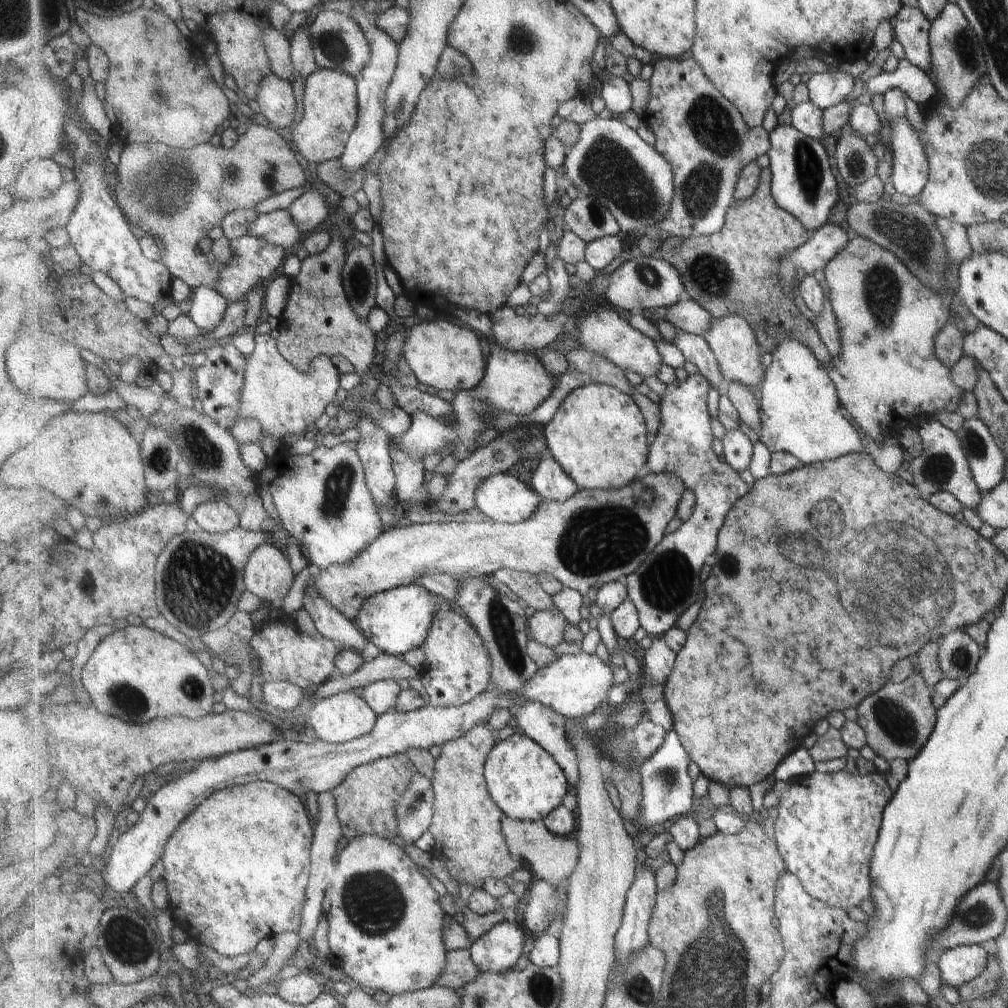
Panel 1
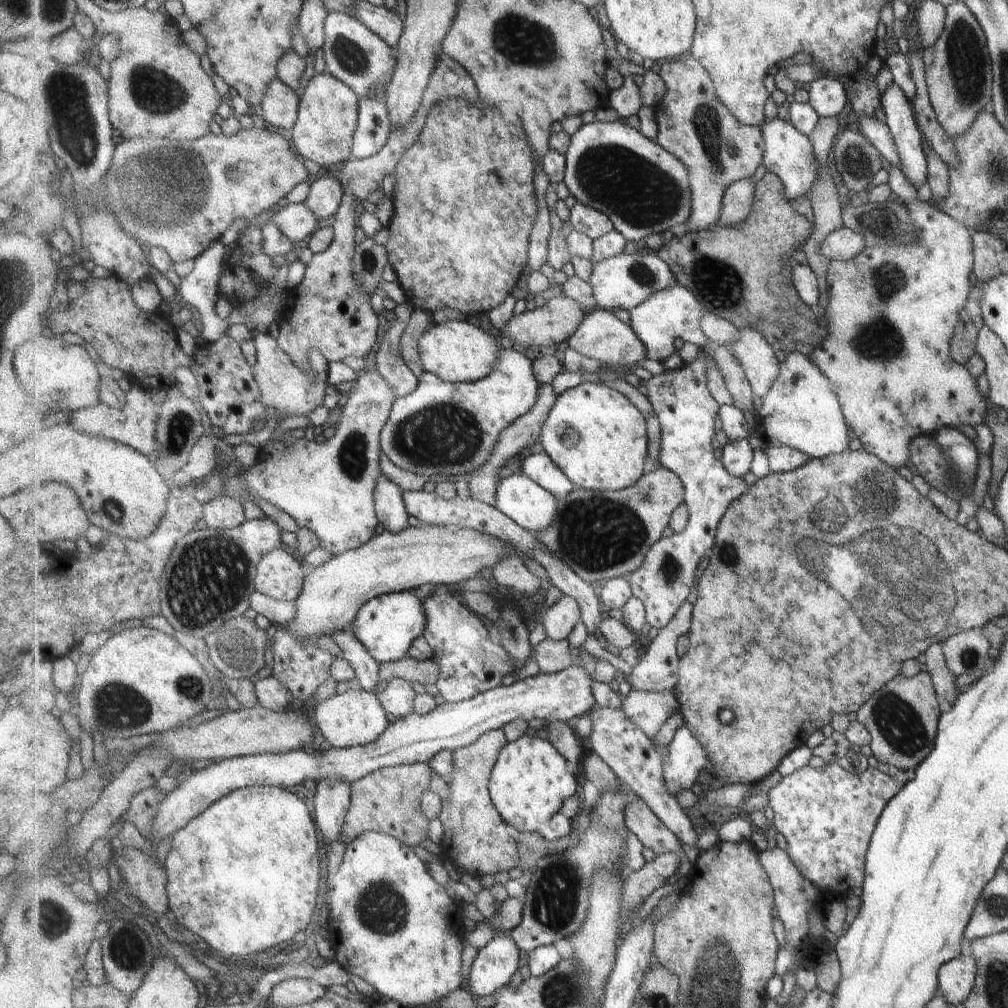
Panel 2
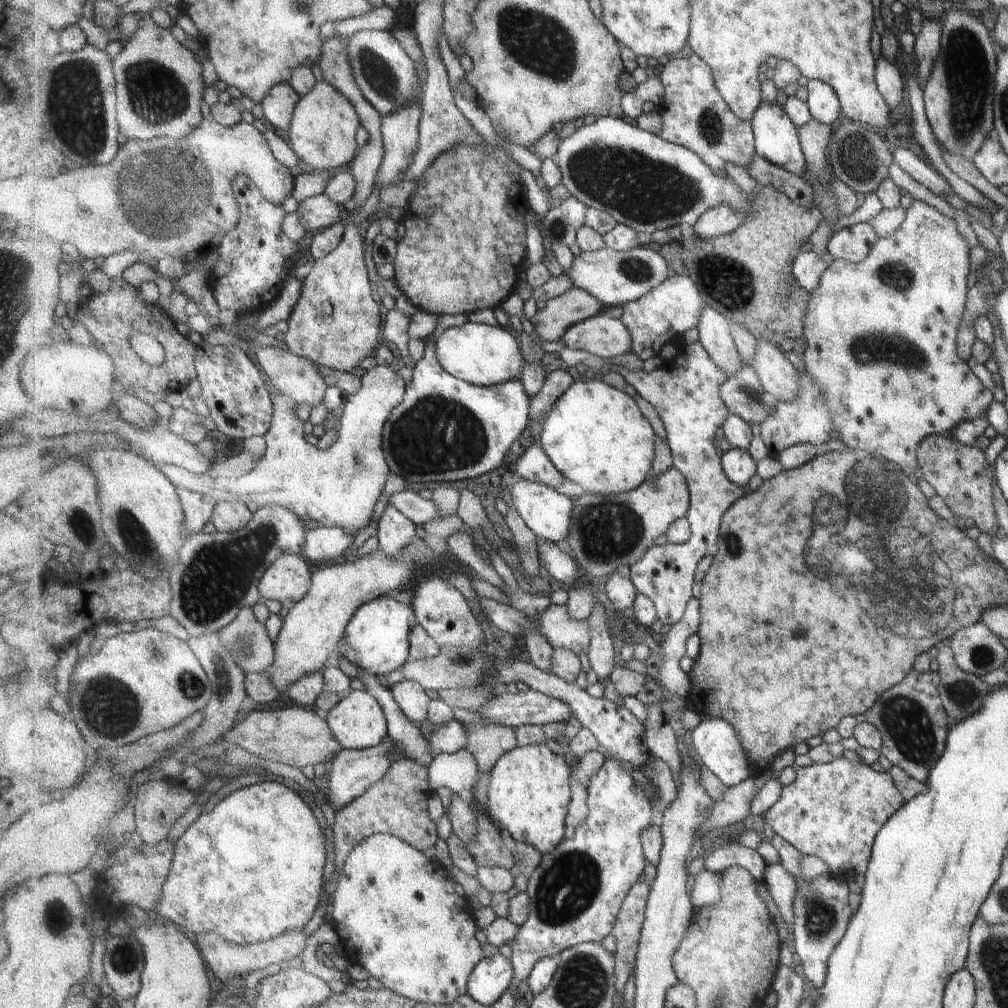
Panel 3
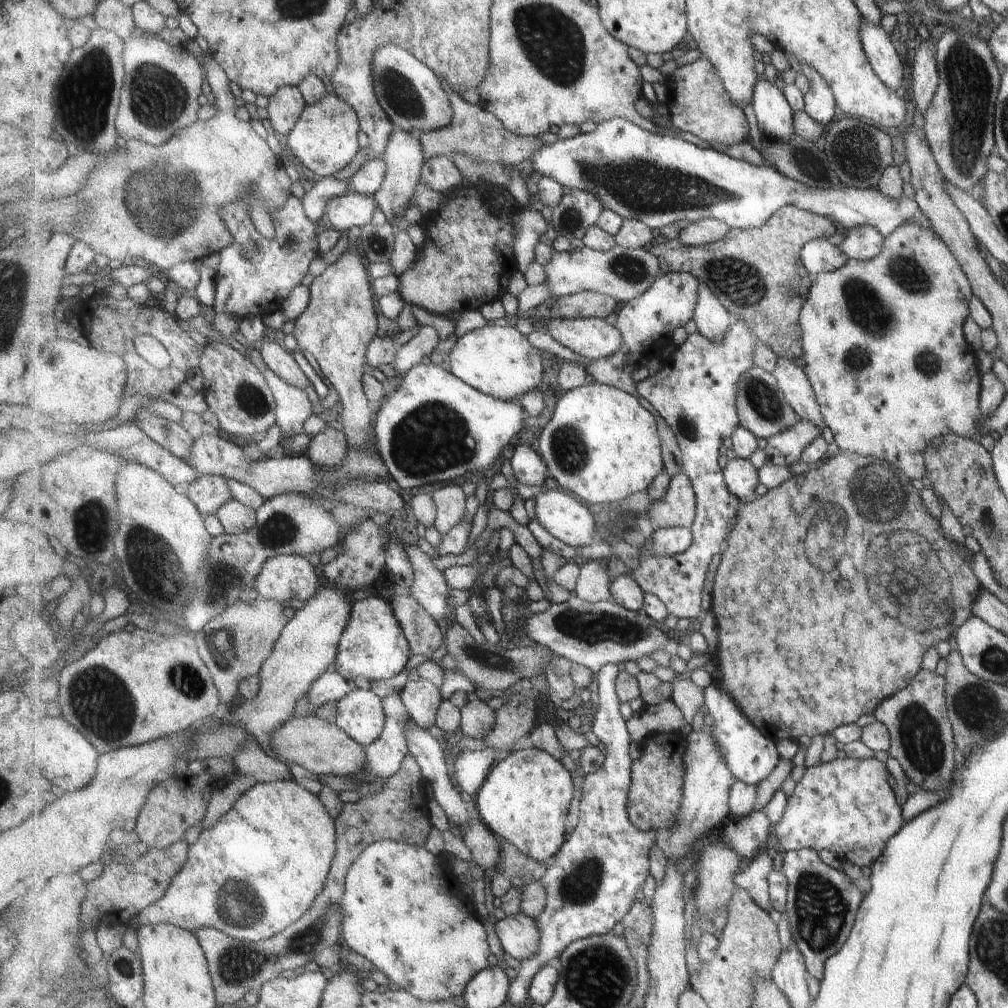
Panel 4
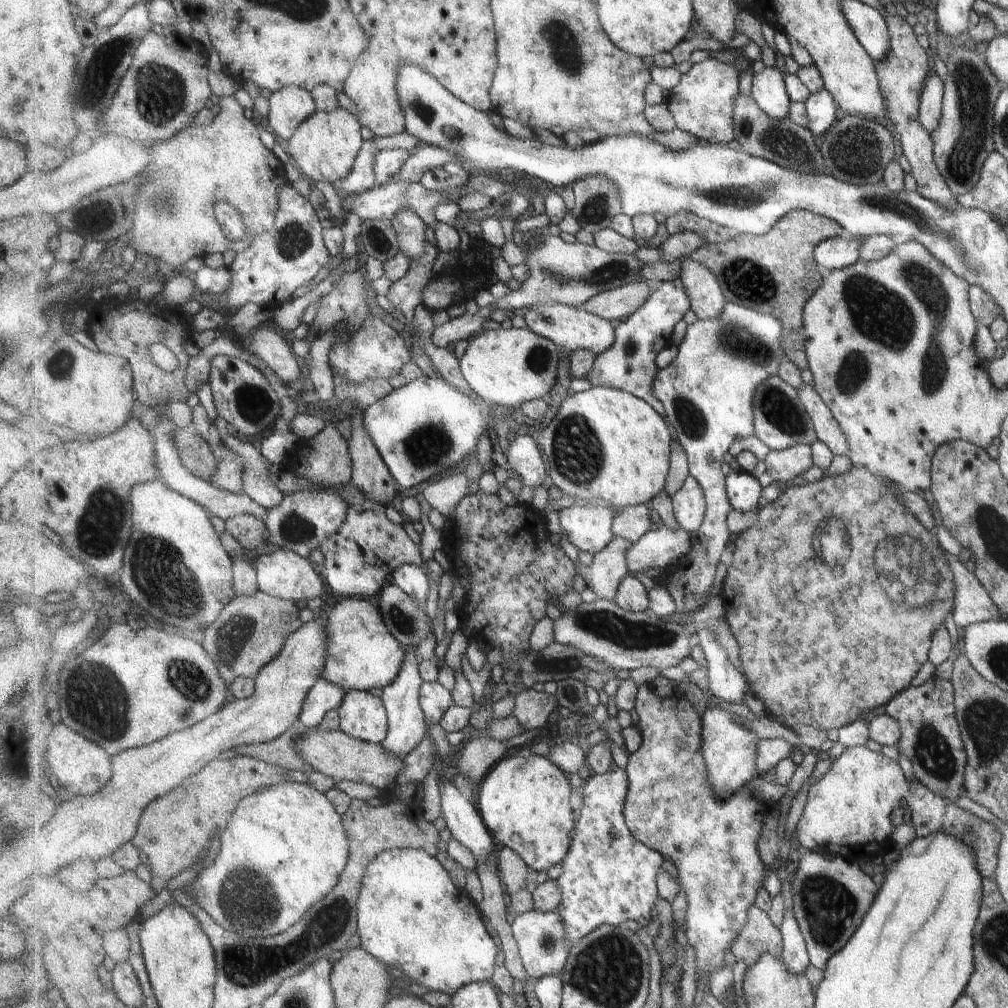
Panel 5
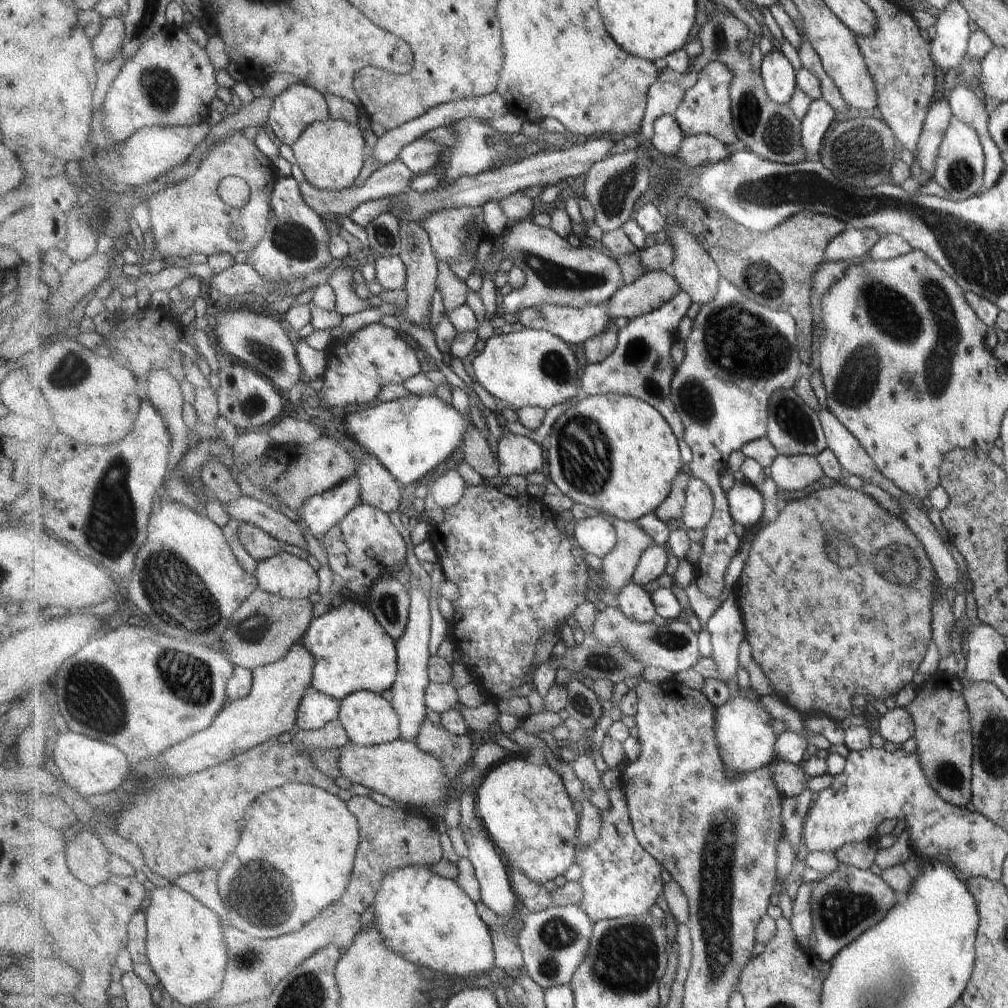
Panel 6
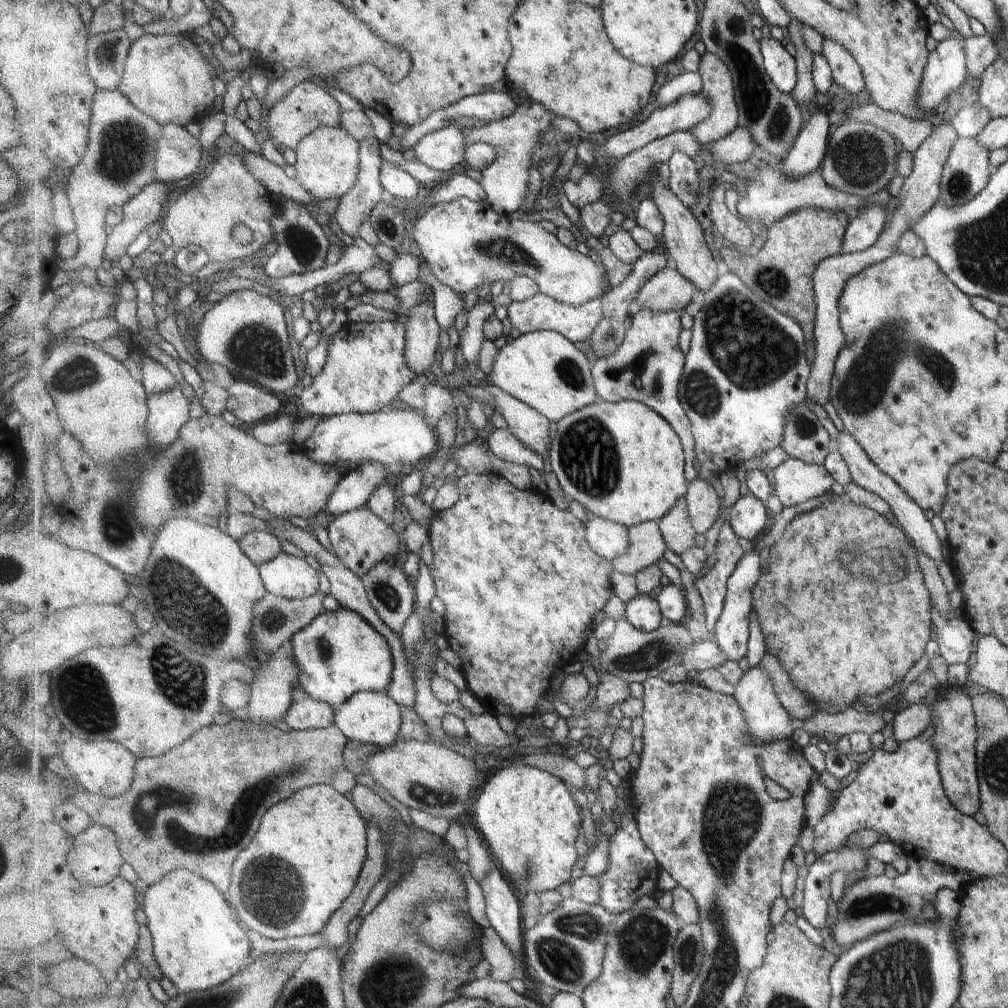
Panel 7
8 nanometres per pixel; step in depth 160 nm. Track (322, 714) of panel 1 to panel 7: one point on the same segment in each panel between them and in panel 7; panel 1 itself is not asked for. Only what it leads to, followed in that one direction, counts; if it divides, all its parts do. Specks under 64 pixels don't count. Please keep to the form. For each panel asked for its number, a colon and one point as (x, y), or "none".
2: (356, 717)
3: (358, 720)
4: (361, 714)
5: (362, 715)
6: (369, 719)
7: (372, 717)

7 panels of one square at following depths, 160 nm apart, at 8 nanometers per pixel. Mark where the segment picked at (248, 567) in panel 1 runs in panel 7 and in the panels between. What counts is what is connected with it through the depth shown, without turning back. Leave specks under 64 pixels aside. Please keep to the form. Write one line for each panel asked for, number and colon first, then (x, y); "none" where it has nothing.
2: (279, 576)
3: (289, 578)
4: (288, 577)
5: (282, 573)
6: (286, 575)
7: (288, 576)

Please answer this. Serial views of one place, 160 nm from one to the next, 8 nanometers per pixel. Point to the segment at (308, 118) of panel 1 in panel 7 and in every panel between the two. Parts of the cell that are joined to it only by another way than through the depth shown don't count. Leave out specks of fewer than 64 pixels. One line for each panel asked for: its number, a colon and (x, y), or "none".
2: (329, 115)
3: (324, 128)
4: (325, 141)
5: (325, 147)
6: (331, 154)
7: (328, 160)

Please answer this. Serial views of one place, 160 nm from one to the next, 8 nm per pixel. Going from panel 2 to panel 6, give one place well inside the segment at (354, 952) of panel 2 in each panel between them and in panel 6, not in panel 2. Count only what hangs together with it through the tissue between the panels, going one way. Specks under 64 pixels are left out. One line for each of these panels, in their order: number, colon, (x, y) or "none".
3: (396, 911)
4: (404, 911)
5: (411, 915)
6: (430, 920)

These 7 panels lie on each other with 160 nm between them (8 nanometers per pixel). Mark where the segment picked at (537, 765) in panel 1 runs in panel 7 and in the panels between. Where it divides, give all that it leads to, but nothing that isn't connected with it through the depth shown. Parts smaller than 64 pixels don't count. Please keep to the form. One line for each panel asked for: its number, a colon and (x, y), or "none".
2: (531, 781)
3: (530, 790)
4: (526, 797)
5: (524, 801)
6: (525, 809)
7: (528, 818)

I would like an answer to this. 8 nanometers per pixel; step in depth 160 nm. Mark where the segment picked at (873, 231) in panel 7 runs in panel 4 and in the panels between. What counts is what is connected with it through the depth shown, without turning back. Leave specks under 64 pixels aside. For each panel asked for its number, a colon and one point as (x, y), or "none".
4: (818, 256)
5: (835, 253)
6: (851, 243)

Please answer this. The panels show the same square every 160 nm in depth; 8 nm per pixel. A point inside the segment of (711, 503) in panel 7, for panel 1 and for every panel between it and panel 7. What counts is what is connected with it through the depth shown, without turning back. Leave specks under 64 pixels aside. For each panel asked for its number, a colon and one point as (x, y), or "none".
1: (599, 536)
2: (601, 535)
3: (608, 531)
4: (677, 508)
5: (690, 506)
6: (698, 512)

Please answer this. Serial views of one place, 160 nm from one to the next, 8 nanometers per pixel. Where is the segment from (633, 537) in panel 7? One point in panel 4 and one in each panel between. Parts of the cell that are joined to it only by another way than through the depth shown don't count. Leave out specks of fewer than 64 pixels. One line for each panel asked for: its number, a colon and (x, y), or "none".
4: (593, 585)
5: (610, 566)
6: (619, 566)

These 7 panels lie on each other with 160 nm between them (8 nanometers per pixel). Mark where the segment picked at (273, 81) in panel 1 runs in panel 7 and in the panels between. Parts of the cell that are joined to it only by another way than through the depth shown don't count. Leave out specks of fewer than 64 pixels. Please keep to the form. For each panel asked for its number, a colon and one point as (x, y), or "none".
2: (281, 106)
3: (279, 105)
4: (284, 109)
5: (290, 107)
6: (297, 108)
7: (307, 107)

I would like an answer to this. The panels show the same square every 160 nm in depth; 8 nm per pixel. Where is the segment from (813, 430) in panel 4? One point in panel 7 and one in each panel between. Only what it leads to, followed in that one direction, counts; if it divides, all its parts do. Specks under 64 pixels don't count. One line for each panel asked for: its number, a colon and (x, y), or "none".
5: (787, 466)
6: (798, 472)
7: (795, 481)

